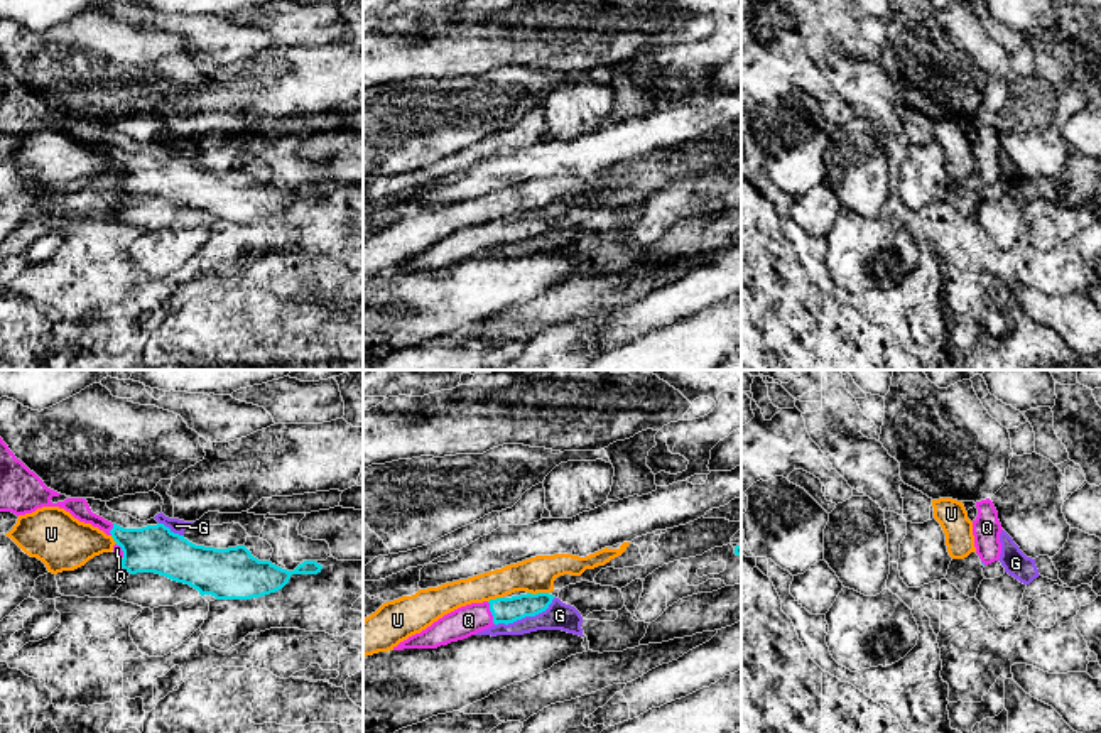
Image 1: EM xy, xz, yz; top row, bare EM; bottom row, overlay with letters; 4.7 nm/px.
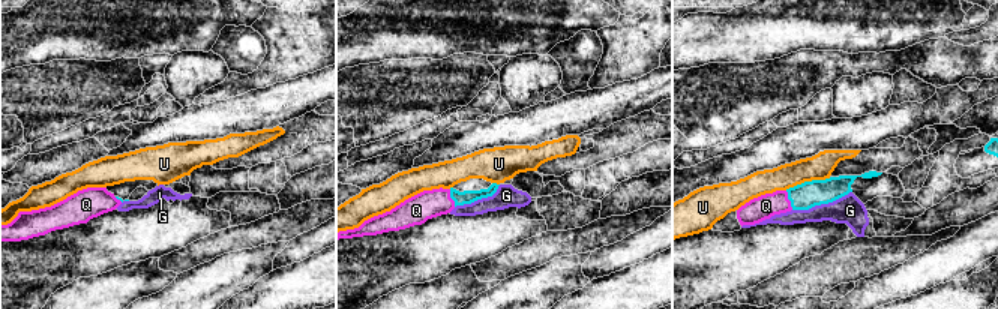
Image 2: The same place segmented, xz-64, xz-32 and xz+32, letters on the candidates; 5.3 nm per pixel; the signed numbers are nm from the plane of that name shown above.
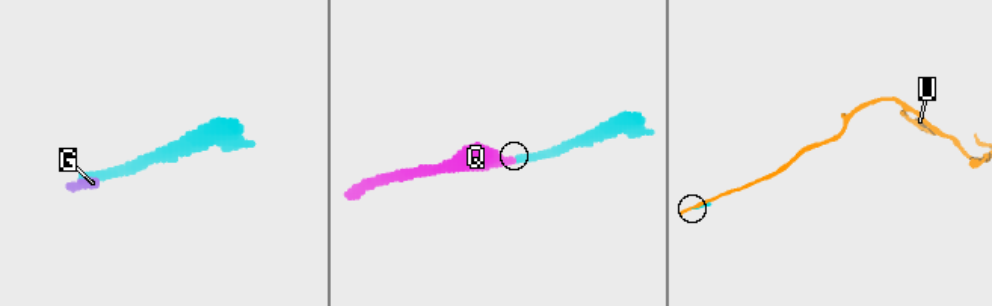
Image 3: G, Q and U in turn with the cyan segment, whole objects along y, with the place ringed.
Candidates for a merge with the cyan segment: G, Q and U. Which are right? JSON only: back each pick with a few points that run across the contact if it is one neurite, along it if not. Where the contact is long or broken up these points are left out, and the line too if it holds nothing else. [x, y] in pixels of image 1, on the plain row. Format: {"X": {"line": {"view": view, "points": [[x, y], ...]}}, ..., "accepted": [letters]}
{"Q": {"line": {"view": "xz", "points": [[505, 232], [492, 235], [468, 242]]}}, "accepted": ["Q"]}

